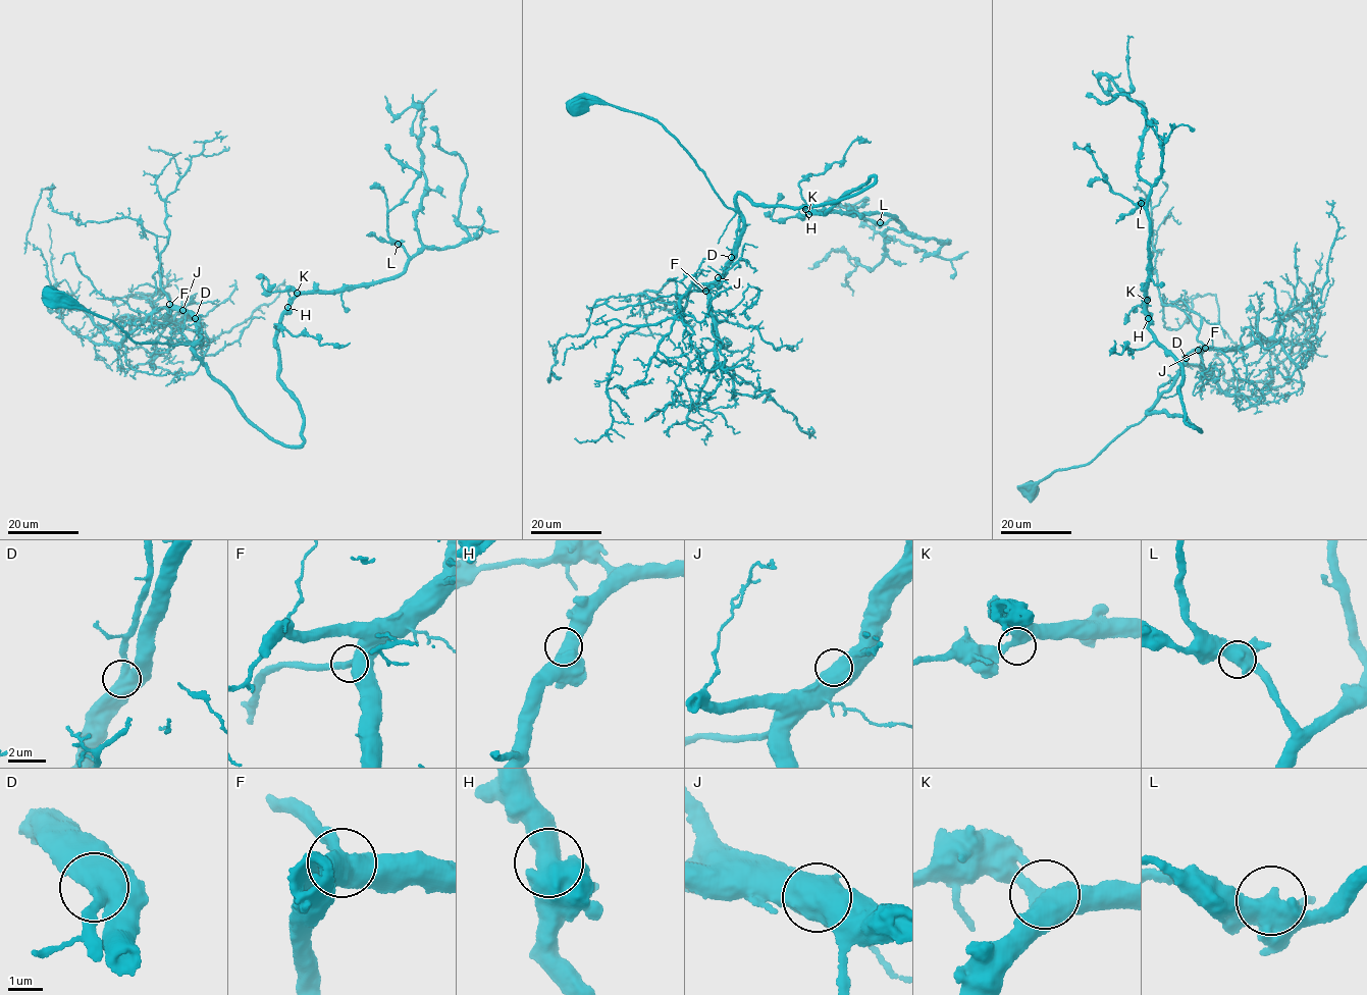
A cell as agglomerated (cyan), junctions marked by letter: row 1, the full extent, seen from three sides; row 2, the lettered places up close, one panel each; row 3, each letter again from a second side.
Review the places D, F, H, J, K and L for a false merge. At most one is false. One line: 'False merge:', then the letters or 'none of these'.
False merge: none of these

